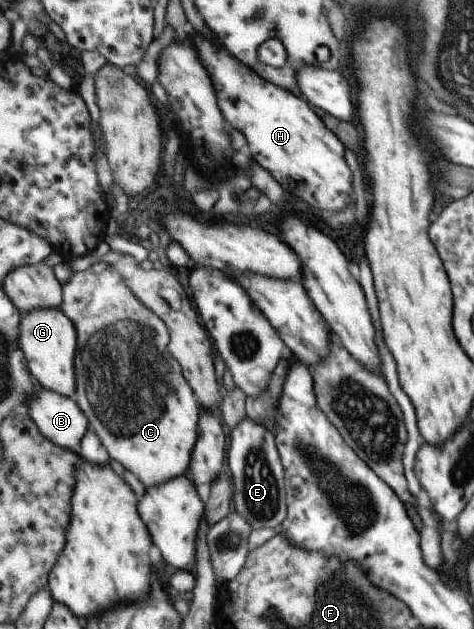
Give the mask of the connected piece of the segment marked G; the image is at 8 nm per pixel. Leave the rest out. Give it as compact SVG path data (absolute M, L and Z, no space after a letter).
M35 309L23 316L20 330L21 351L24 351L33 379L42 388L66 398L77 393L78 332L74 325L61 309Z

